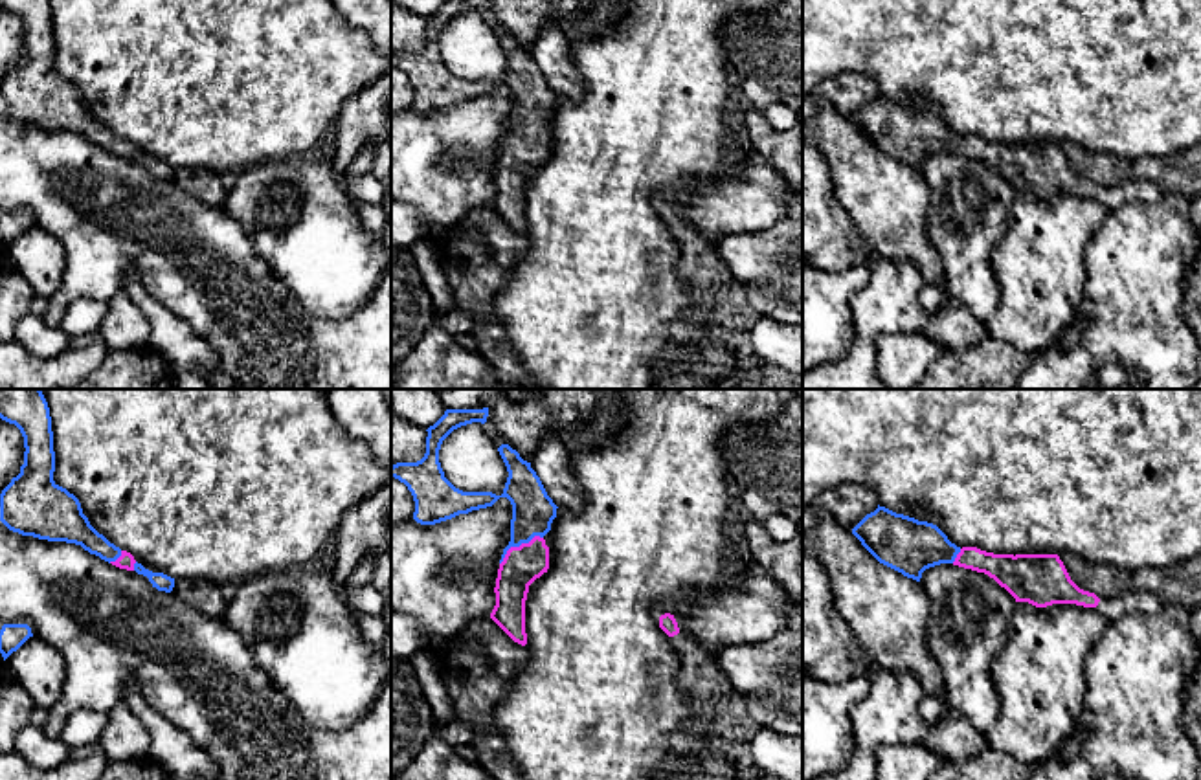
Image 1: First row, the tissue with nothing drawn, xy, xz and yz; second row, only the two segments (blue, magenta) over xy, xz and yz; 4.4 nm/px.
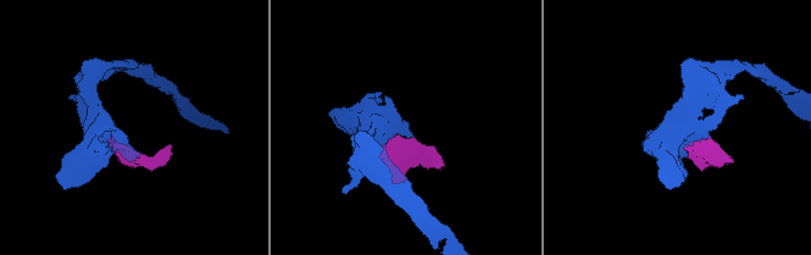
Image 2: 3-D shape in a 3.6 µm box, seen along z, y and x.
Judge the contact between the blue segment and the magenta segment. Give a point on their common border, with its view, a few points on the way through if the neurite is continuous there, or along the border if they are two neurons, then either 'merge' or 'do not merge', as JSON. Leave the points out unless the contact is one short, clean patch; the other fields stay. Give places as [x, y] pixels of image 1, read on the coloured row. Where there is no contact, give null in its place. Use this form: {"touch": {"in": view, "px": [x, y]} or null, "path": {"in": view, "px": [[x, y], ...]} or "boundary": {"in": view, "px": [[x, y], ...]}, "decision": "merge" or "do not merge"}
{"touch": {"in": "xz", "px": [518, 546]}, "decision": "merge"}

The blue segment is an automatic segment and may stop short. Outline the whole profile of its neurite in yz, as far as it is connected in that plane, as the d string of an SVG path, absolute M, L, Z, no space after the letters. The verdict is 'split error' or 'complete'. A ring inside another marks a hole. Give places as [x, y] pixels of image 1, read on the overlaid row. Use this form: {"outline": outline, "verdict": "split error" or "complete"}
{"outline": "M880 507L867 514L852 534L883 565L920 582L922 573L940 563L984 573L1005 587L1016 602L1036 607L1076 604L1096 607L1106 620L1133 611L1162 609L1162 596L1151 591L1128 591L1098 598L1080 589L1058 554L993 554L977 547L957 547L933 523Z", "verdict": "split error"}

